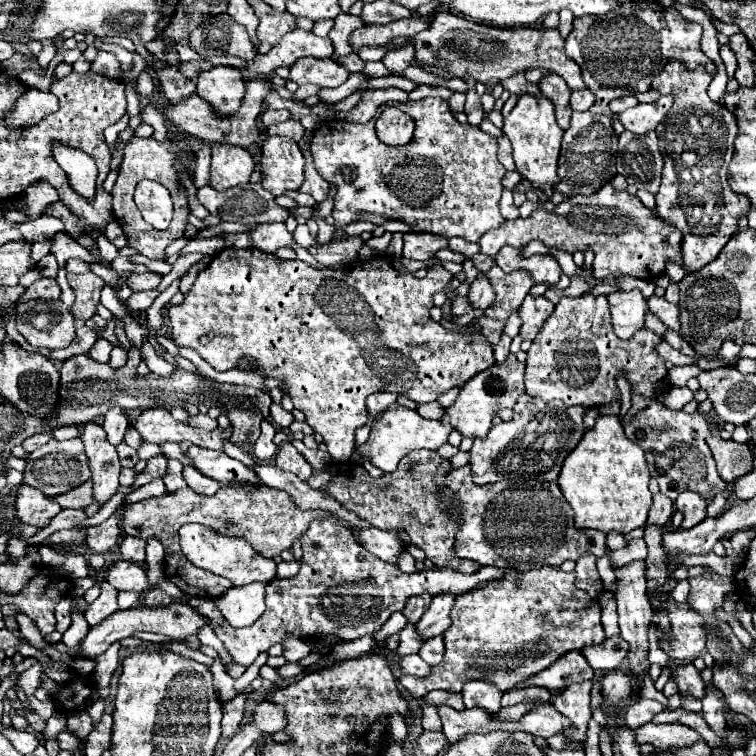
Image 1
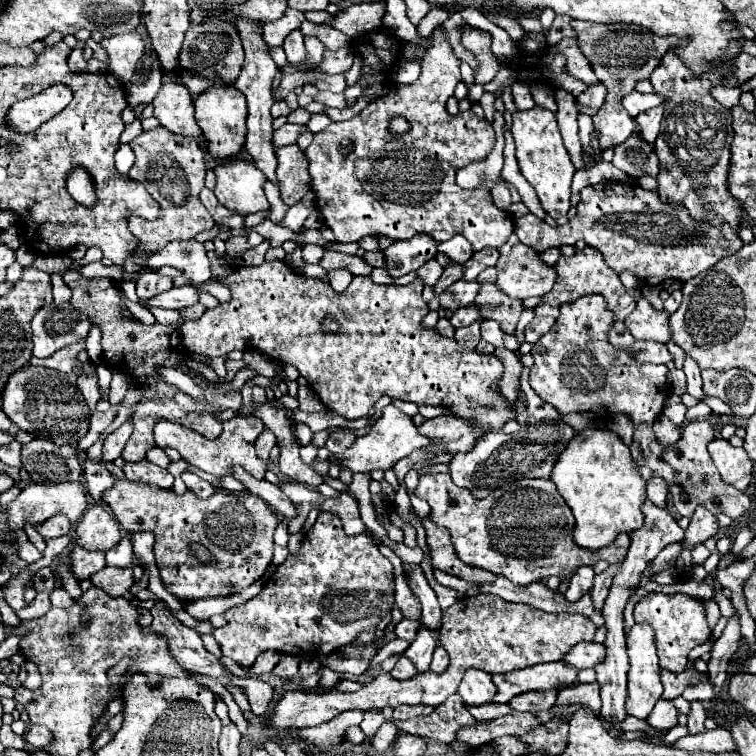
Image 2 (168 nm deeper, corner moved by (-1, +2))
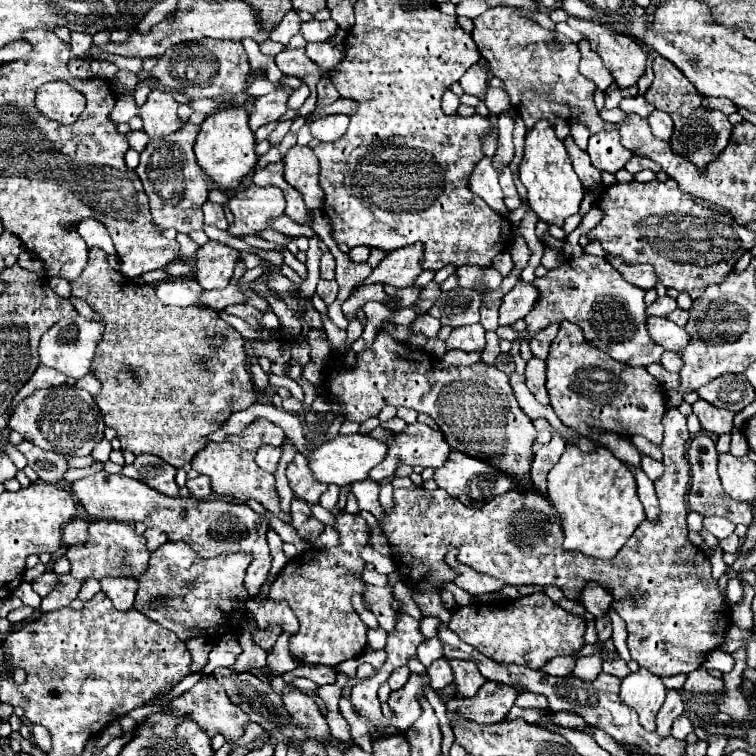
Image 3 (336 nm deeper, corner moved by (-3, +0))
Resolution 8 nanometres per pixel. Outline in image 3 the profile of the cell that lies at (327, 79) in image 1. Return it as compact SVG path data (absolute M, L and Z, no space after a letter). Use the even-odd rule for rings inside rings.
M277 88L271 94L259 96L255 100L251 116L249 116L251 128L257 130L259 126L263 126L271 120L279 120L283 116L283 110L287 110L287 98L289 98L289 92L285 92L283 88Z

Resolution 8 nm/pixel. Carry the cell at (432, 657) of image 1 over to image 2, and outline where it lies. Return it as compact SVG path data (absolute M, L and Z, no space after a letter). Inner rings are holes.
M441 646L435 648L435 652L433 652L433 662L431 662L431 672L441 674L441 672L447 670L447 666L449 666L449 656L447 656L447 652L445 652Z

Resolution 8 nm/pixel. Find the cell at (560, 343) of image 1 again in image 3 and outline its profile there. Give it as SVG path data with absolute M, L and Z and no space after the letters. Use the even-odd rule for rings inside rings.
M563 322L559 334L551 342L547 364L547 392L551 406L565 426L575 428L581 436L587 436L591 428L615 432L621 436L641 434L655 446L663 440L661 418L665 414L665 390L647 372L647 368L633 368L617 362L603 350L585 340L583 330L577 324Z

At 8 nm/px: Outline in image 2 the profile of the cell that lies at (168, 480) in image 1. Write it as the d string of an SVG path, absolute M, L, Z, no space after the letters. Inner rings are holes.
M149 460L125 464L123 466L123 472L125 472L125 478L127 480L153 482L153 484L157 484L161 488L173 488L173 476L165 468L159 468L159 466L151 464Z

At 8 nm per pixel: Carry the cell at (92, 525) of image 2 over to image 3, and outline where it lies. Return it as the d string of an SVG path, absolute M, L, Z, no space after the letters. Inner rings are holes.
M91 520L87 528L87 544L69 546L65 556L71 562L71 574L75 578L105 578L105 576L139 576L149 564L149 552L145 538L135 534L131 524L123 522L99 522Z

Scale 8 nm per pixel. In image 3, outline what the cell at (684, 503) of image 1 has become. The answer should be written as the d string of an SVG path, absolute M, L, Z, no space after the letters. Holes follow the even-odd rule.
M707 516L707 518L703 520L703 528L705 528L707 532L711 532L713 536L717 536L719 540L723 540L723 538L727 538L727 536L735 530L735 524L733 524L733 522L729 522L727 518Z

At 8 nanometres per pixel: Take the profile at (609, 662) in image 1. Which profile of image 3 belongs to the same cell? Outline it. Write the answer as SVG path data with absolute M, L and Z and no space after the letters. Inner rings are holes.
M579 654L557 656L557 658L553 658L553 660L547 662L547 666L543 668L543 672L551 674L551 676L569 676L573 672L577 660L579 660Z

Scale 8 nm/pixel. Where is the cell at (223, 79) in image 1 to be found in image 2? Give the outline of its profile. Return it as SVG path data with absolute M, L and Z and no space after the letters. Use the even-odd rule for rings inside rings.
M211 86L195 100L195 120L203 130L207 150L213 158L233 158L245 146L247 106L245 96L235 86Z

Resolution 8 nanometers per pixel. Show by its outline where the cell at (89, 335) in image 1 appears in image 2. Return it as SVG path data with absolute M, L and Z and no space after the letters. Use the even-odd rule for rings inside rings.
M79 342L79 344L73 344L69 346L69 350L59 350L57 354L41 360L41 358L31 358L31 364L33 366L45 366L45 368L53 368L53 370L59 370L59 372L65 372L69 374L73 364L75 364L75 358L77 354L85 350L85 342Z

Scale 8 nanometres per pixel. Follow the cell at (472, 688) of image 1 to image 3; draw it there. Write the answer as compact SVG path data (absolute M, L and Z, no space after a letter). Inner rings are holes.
M449 660L449 664L453 668L459 694L465 698L477 696L479 688L487 682L483 680L483 674L479 672L479 668L475 668L475 664L471 664L469 660Z

